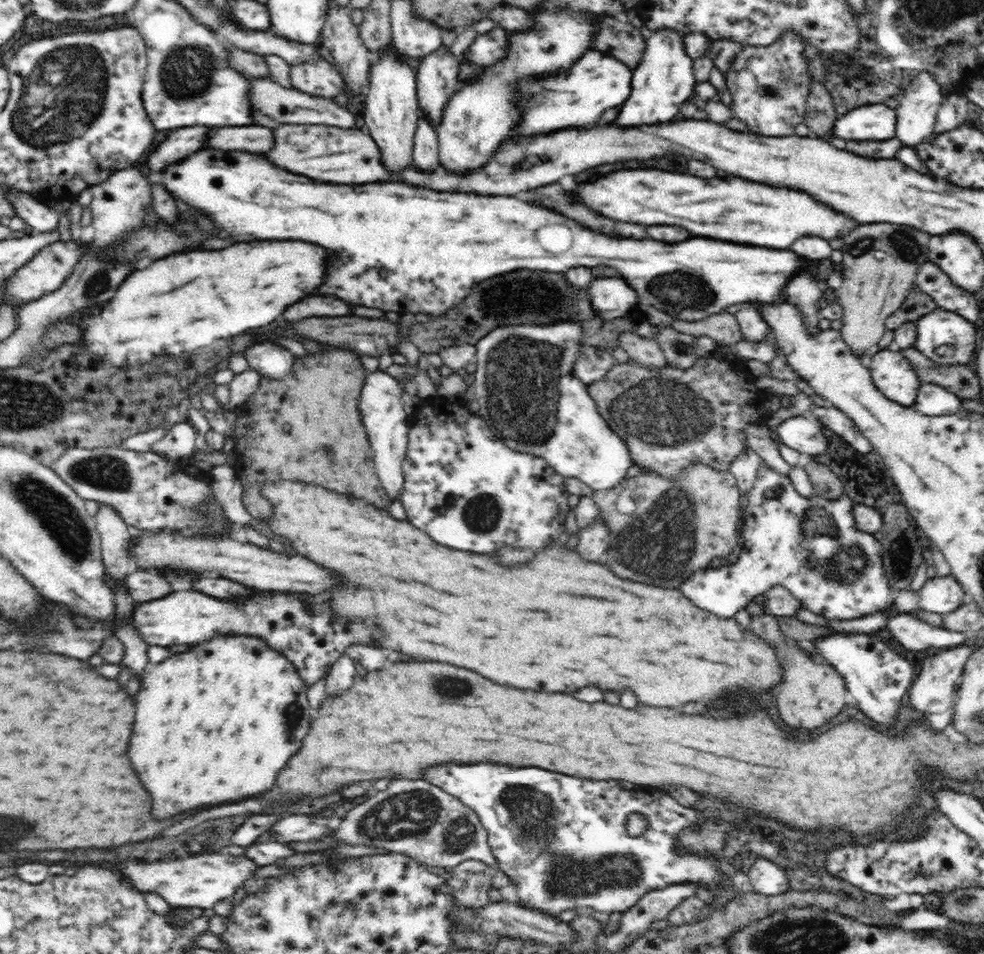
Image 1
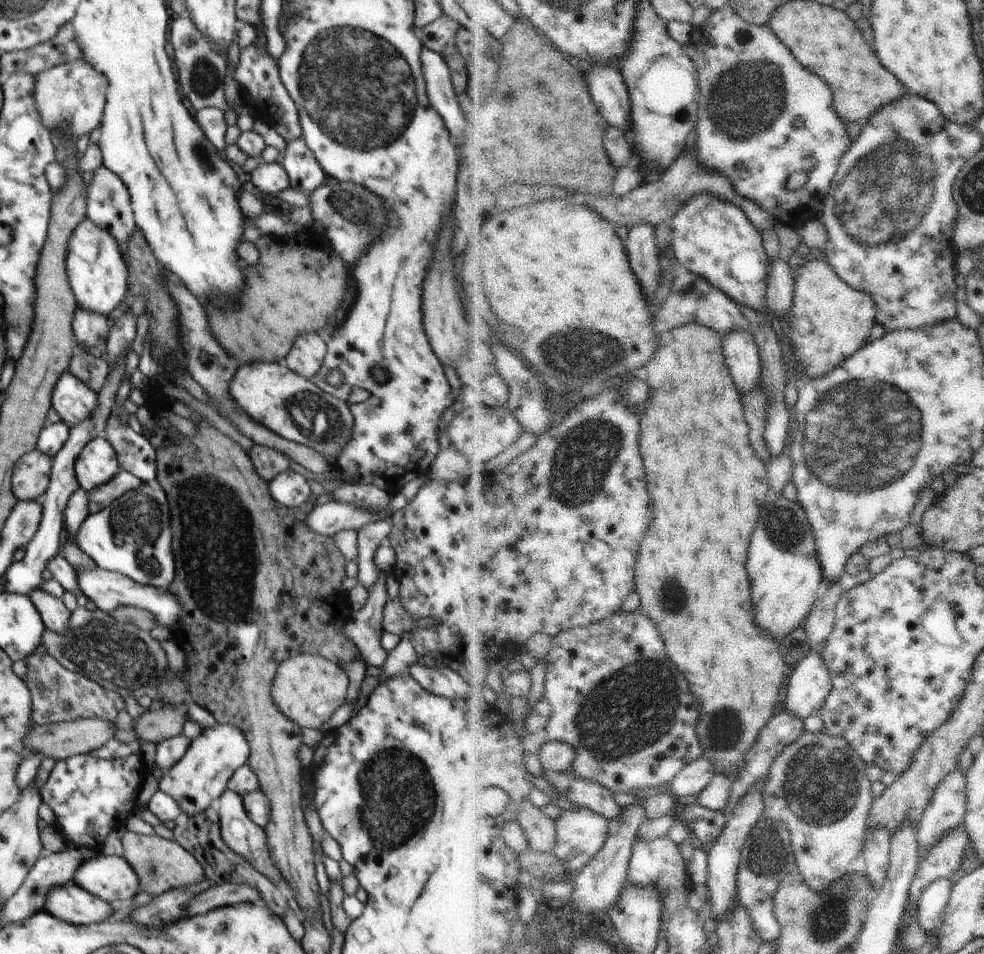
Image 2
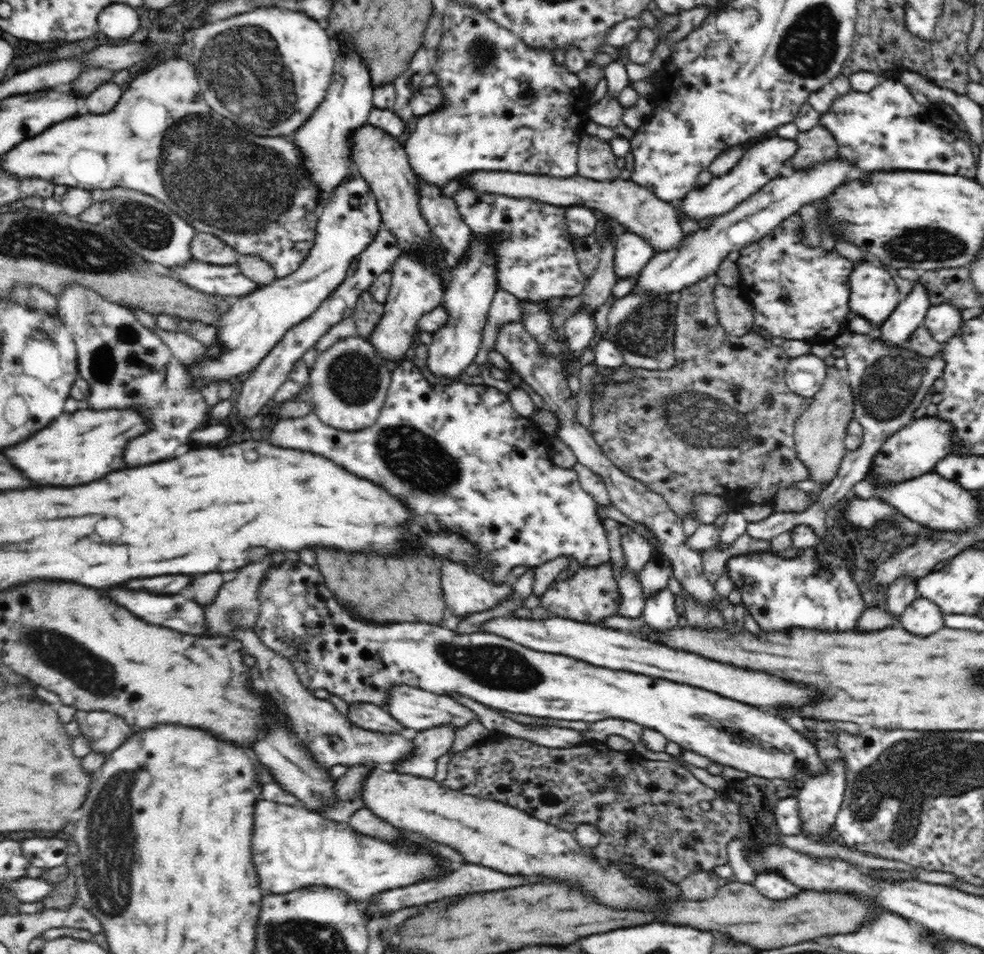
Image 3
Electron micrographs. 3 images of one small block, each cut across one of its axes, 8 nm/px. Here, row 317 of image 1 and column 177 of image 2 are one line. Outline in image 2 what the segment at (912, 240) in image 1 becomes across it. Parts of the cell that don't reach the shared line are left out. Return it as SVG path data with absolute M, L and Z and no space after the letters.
M126 831L122 838L124 858L134 868L138 876L138 890L150 896L158 896L168 892L170 888L182 888L196 884L204 878L202 865L184 848L174 840L158 835L150 836L133 831Z

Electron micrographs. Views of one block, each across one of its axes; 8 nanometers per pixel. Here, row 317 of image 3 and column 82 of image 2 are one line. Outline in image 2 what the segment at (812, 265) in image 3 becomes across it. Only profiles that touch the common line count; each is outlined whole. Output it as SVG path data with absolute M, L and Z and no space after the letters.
M91 753L72 755L56 764L40 789L41 802L56 814L55 825L73 848L88 848L102 854L110 830L125 826L134 814L141 784L147 775L147 759L130 754L114 760L100 760Z

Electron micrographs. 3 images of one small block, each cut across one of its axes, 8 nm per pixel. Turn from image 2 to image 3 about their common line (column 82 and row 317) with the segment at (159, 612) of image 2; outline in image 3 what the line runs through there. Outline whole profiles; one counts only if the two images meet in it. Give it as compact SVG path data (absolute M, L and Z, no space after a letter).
M579 307L577 311L564 322L564 338L569 352L576 355L576 360L580 360L585 348L588 348L590 340L594 338L596 323L594 322L592 311L586 307Z

